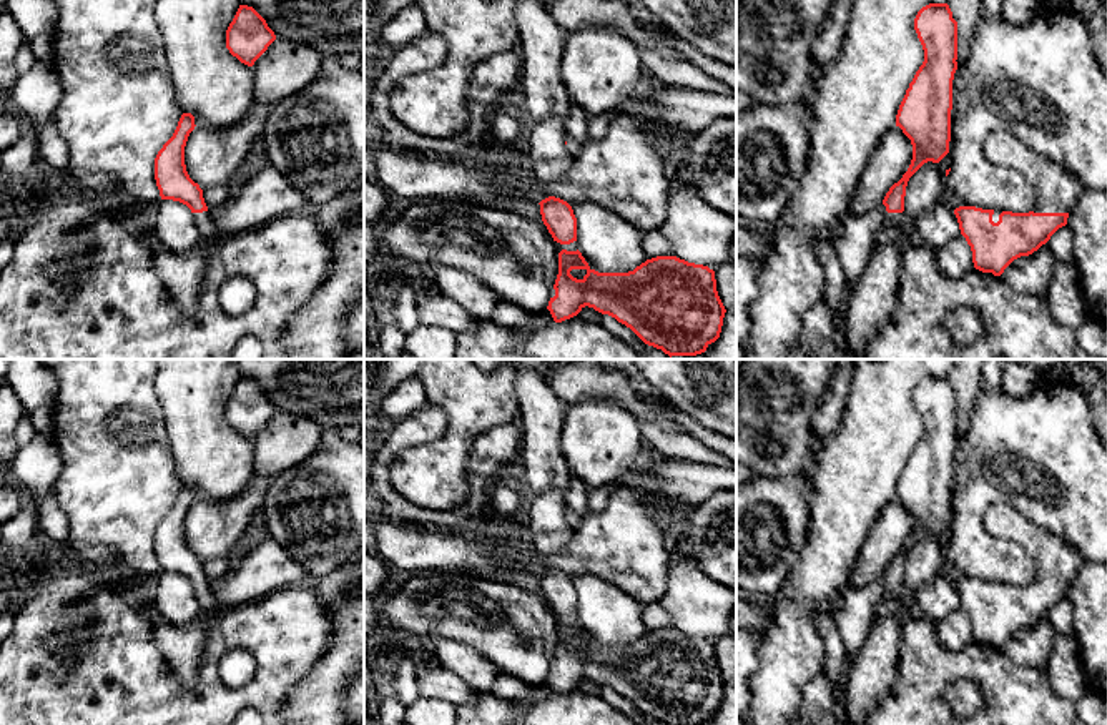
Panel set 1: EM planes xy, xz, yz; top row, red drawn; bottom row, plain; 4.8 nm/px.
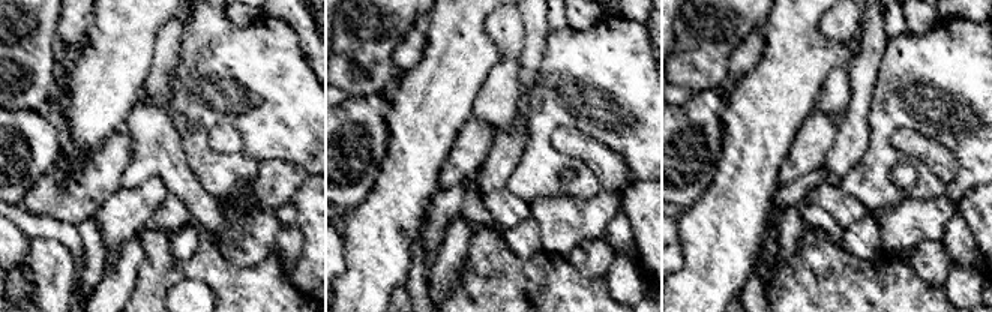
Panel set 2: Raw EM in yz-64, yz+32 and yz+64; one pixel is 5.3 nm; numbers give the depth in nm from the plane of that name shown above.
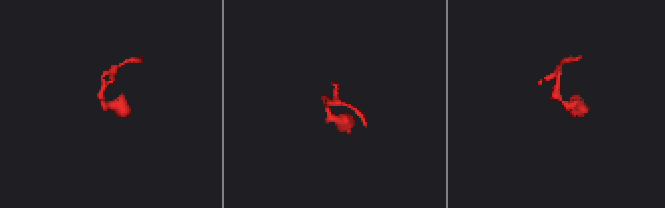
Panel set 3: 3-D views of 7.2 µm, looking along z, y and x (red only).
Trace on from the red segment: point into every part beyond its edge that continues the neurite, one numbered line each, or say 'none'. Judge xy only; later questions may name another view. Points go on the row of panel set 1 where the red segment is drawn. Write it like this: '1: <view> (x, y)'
1: xy (206, 226)

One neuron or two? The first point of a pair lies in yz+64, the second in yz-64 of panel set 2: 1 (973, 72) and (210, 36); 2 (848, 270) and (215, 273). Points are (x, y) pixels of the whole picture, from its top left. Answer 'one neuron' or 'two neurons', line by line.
1: one neuron
2: one neuron

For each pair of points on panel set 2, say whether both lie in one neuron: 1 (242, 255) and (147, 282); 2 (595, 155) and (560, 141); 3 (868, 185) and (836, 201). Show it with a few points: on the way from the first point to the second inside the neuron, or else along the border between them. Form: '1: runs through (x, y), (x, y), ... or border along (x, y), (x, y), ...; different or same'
1: border along (216, 248), (231, 264), (240, 267), (260, 264); different
2: runs through (586, 149), (569, 141); same
3: border along (839, 186), (853, 194), (868, 213); different

